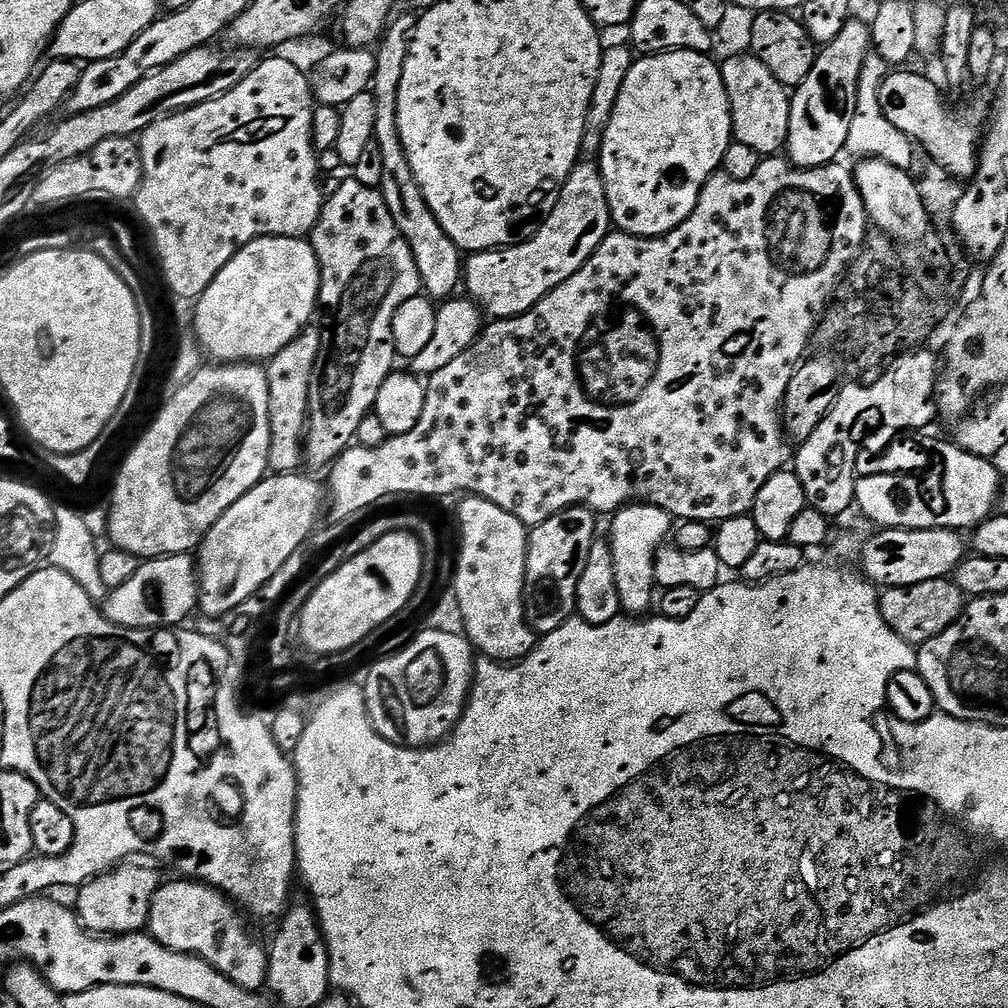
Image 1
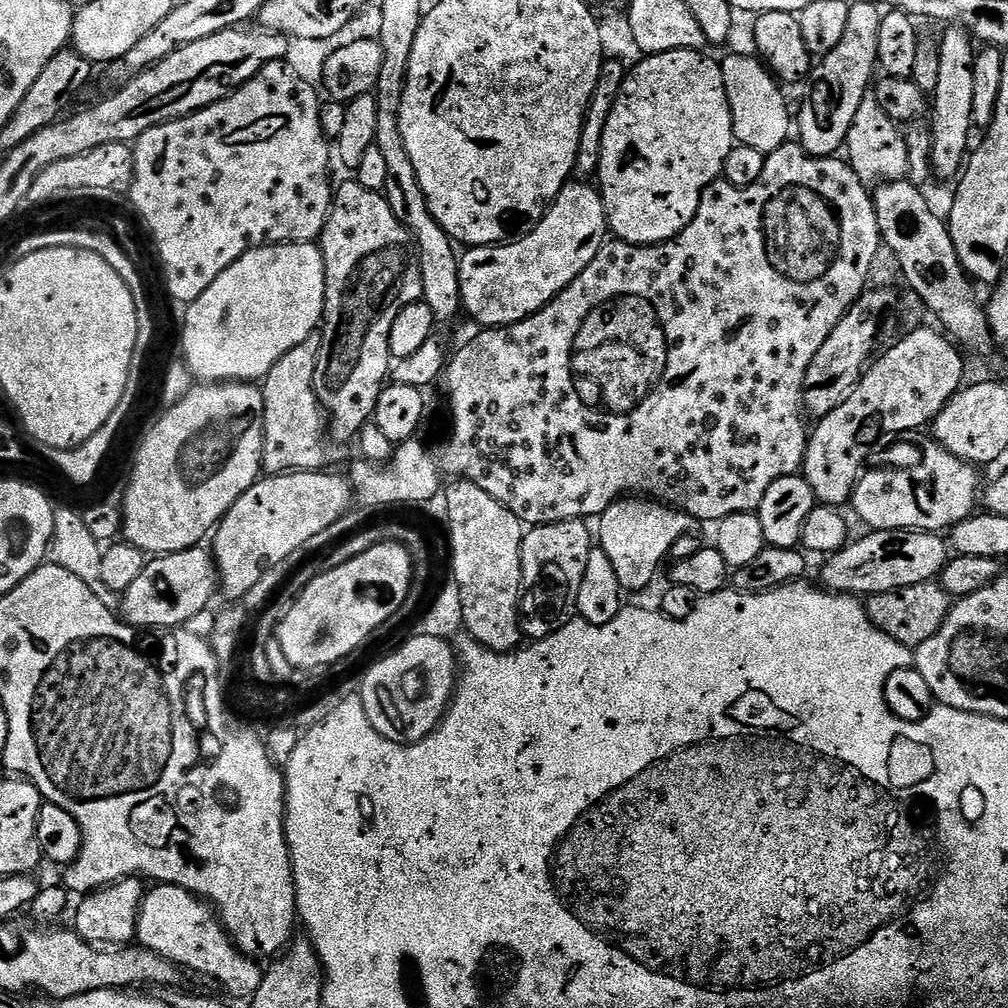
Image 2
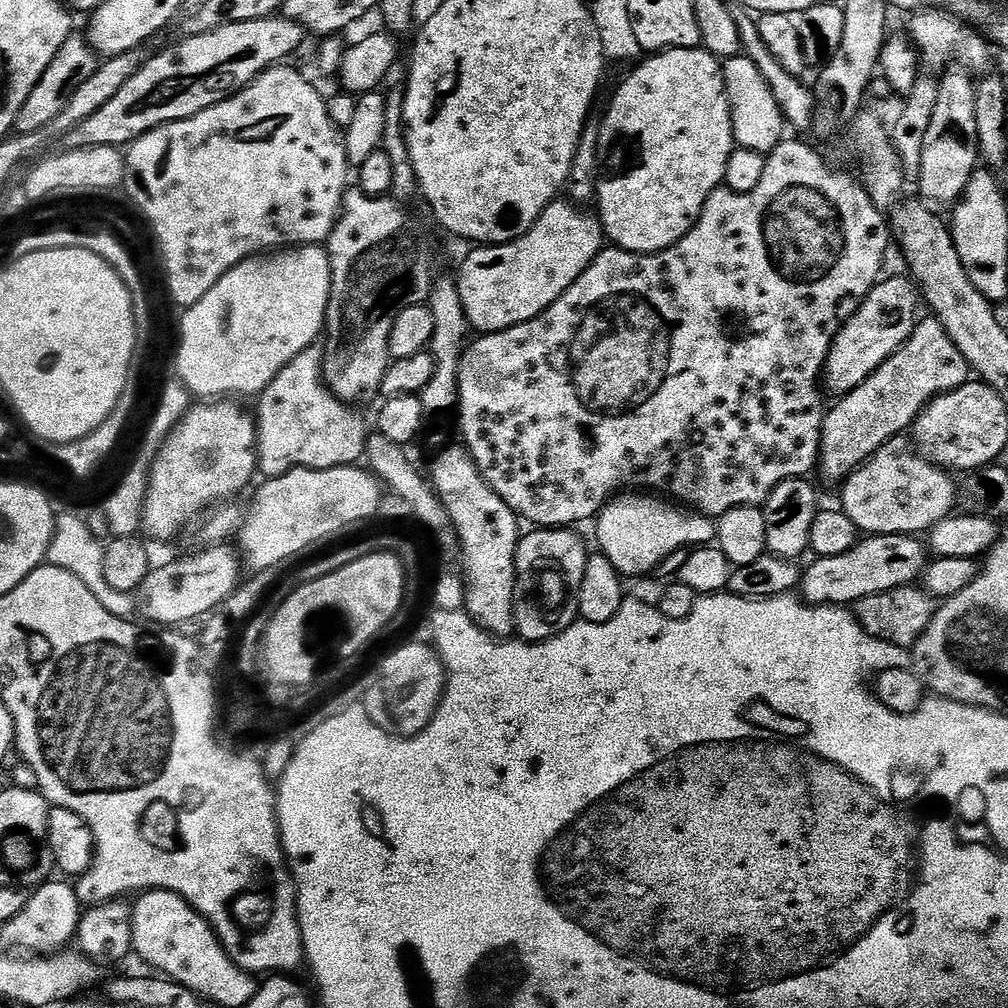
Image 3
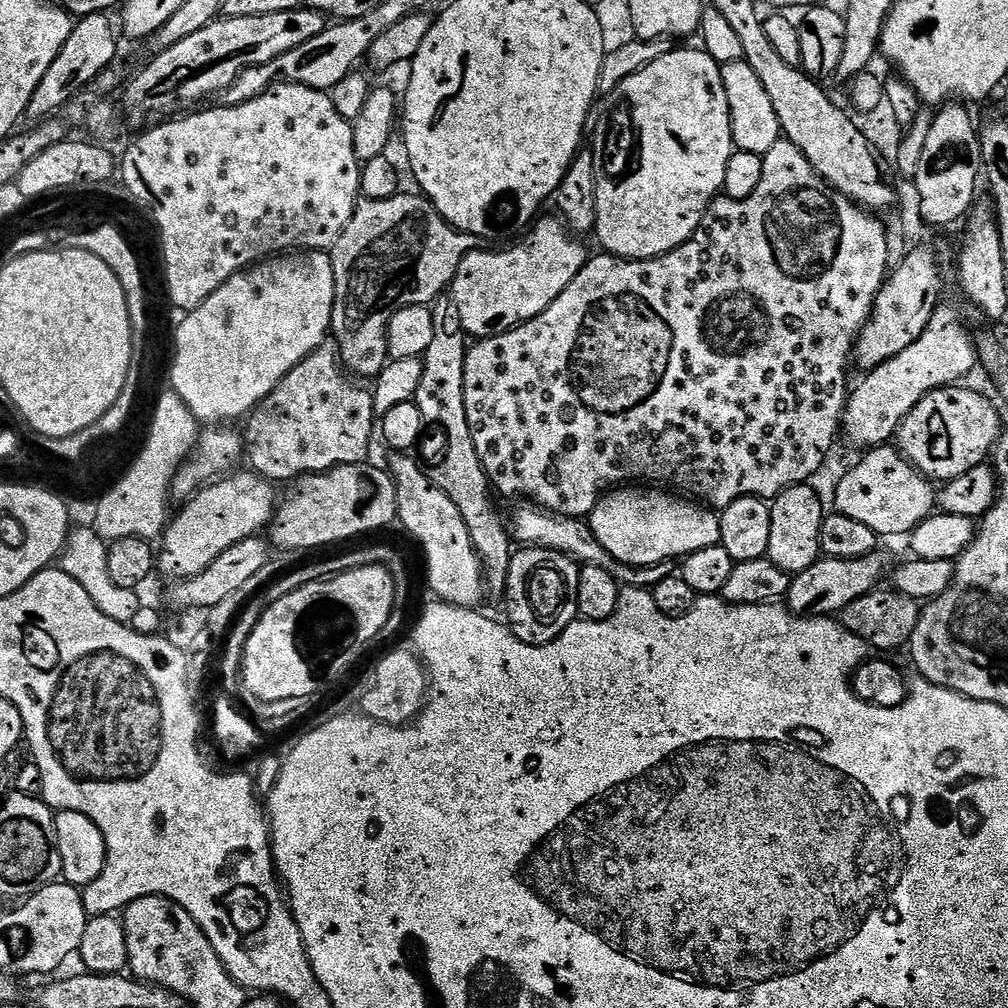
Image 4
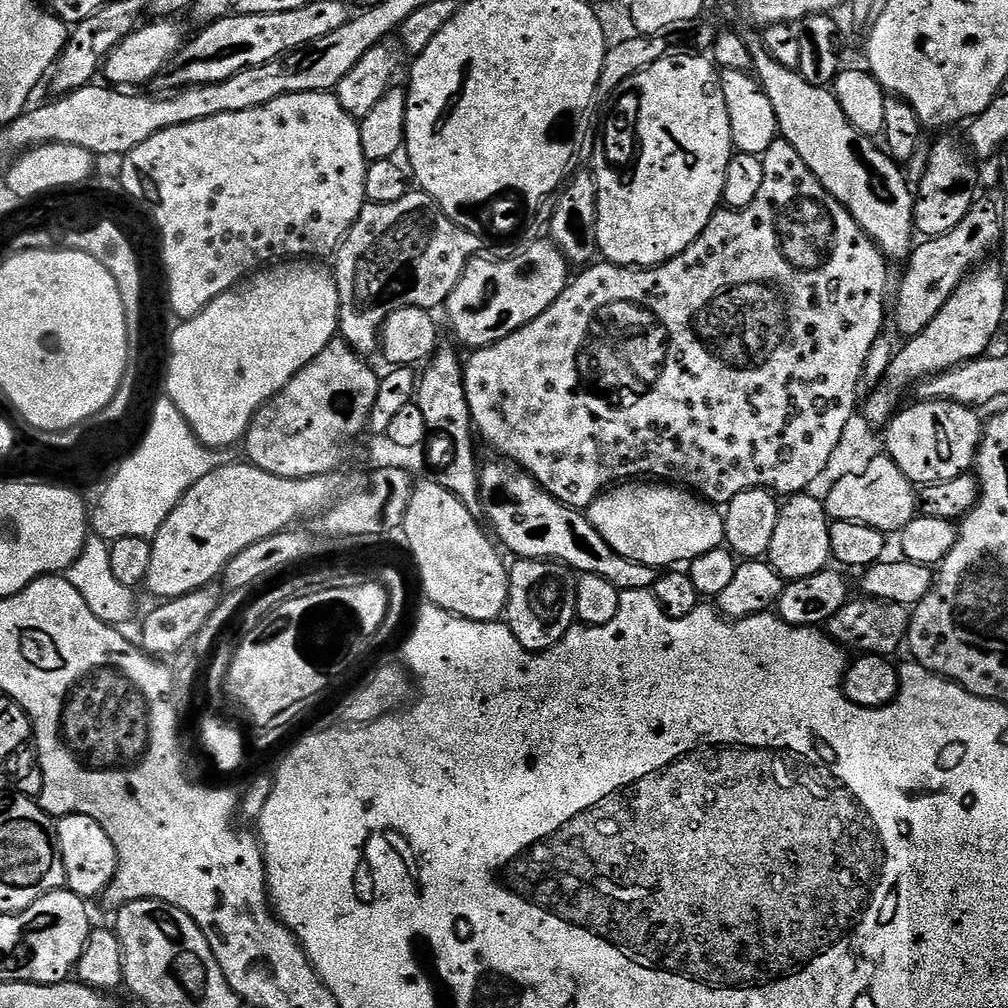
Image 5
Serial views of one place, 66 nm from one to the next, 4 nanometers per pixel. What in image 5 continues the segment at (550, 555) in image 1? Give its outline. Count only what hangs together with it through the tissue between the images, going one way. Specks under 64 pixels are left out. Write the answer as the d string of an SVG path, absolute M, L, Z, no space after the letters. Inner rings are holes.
M517 559L508 570L506 623L527 652L553 648L577 623L576 581L571 568L554 560Z

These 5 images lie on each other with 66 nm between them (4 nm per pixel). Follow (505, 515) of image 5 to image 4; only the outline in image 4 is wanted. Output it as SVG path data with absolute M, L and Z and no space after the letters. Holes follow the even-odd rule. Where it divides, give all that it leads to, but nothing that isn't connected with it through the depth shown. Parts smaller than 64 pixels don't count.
M524 506L510 516L510 532L513 537L524 546L533 548L549 548L555 552L565 552L573 560L581 565L589 564L598 566L602 570L609 572L621 585L630 588L653 589L662 578L670 578L674 574L673 561L663 560L657 564L652 564L648 568L633 568L630 564L620 564L607 550L594 538L591 527L583 519L571 516L558 516L555 512L546 512L543 508L535 506Z

